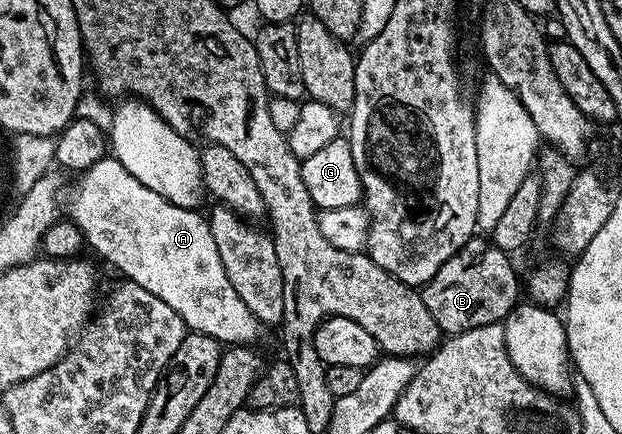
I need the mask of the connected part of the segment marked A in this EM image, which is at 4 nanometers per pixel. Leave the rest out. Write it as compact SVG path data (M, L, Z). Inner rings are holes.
M110 155L92 164L81 177L69 199L67 196L66 213L69 220L83 231L90 249L92 247L104 260L114 265L122 273L121 276L145 287L146 291L158 295L164 303L169 304L178 312L187 330L210 335L220 344L230 347L255 342L262 326L230 283L208 220L200 215L199 210L178 207L151 191Z

